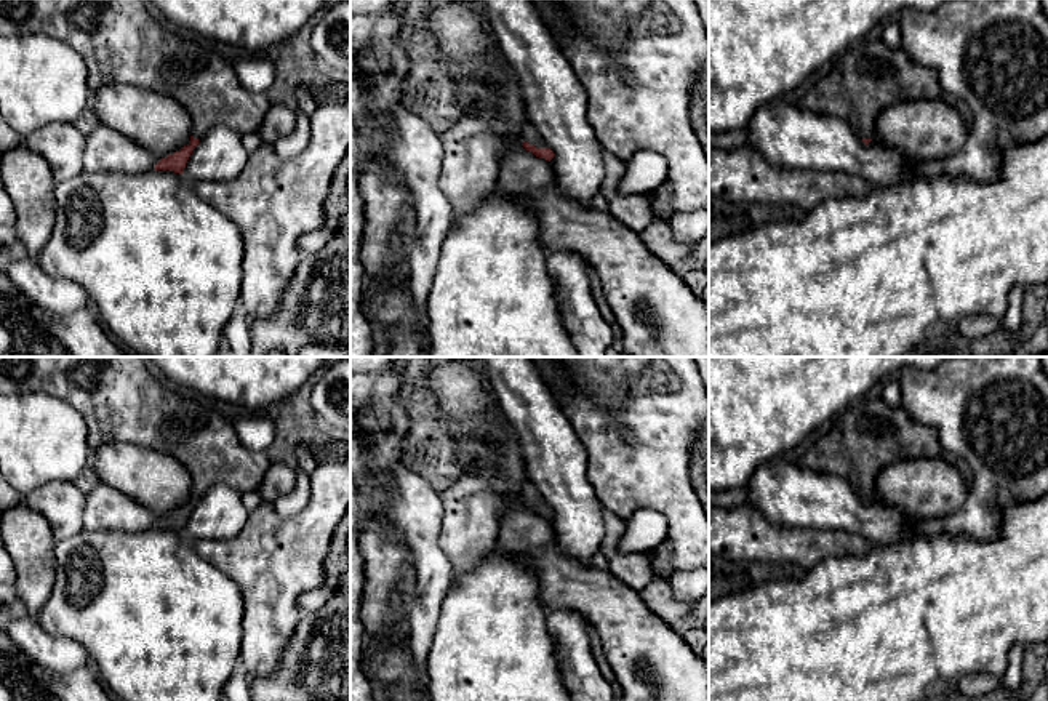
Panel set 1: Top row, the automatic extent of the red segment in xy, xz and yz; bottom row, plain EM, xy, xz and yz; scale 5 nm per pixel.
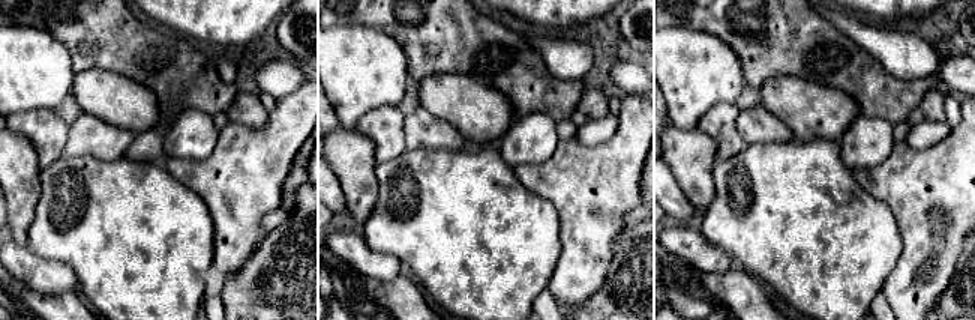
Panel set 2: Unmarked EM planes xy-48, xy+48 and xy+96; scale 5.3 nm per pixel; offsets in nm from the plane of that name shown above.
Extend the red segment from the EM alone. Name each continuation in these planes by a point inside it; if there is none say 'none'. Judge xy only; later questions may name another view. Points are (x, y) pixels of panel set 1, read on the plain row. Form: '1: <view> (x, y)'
1: xy (120, 399)

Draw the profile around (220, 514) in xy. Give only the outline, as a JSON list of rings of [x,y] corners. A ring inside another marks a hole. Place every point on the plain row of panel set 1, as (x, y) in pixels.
[[[226,483],[213,485],[192,509],[184,536],[190,541],[232,539],[245,527],[248,514],[242,493]]]

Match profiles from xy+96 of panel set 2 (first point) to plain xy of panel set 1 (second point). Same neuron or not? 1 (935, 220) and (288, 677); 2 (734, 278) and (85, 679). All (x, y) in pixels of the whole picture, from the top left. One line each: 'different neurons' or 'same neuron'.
1: different neurons
2: same neuron

